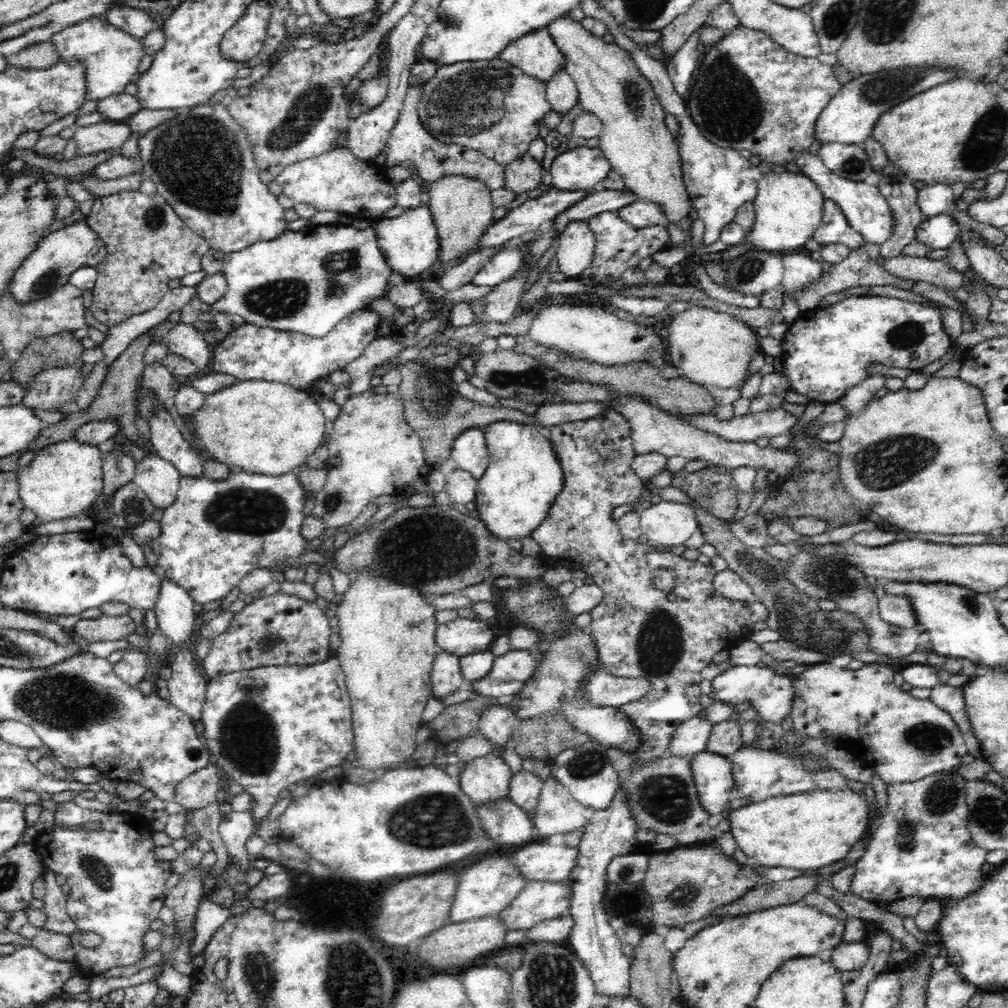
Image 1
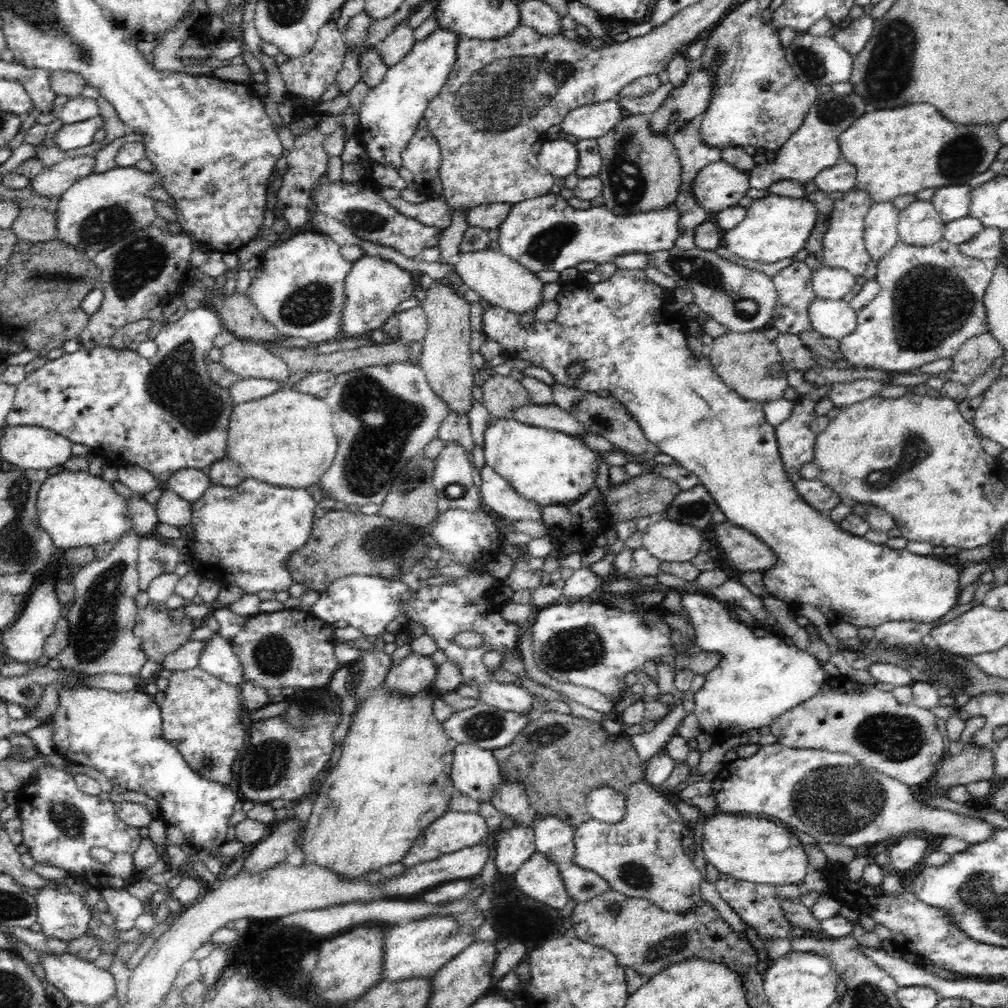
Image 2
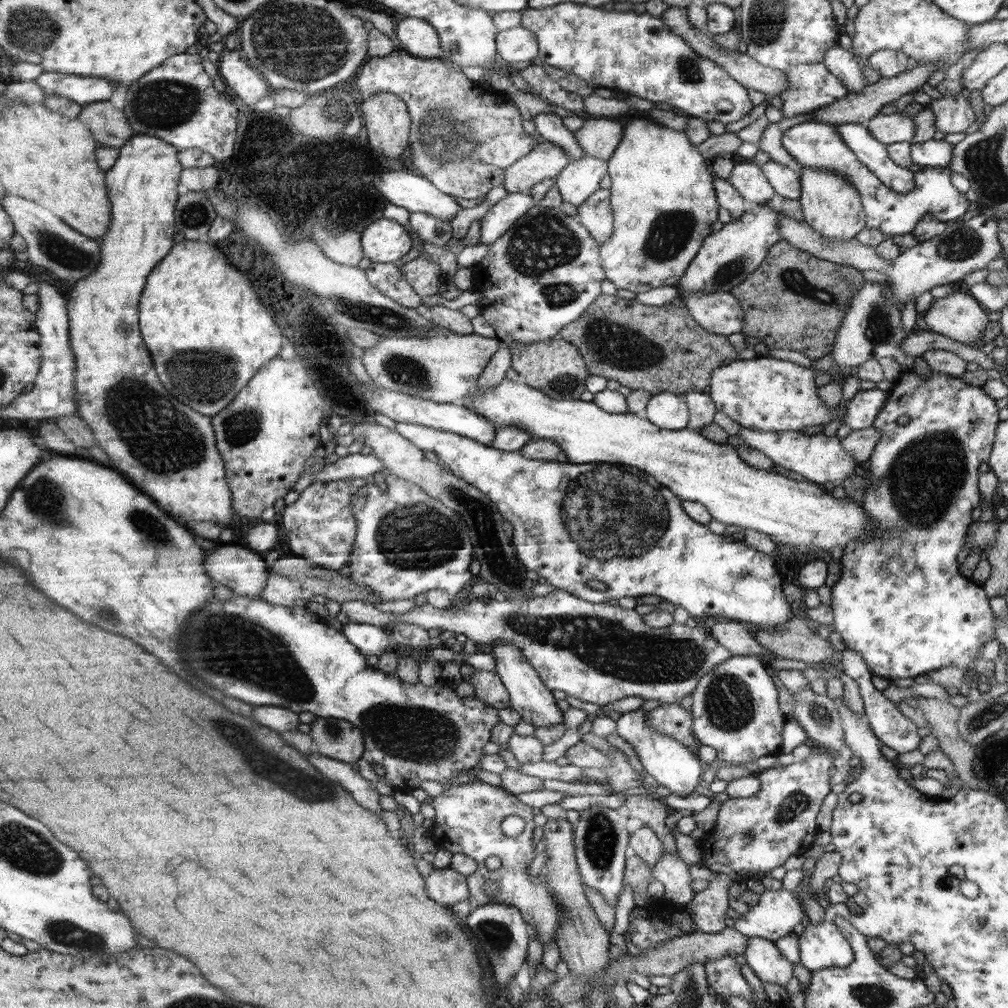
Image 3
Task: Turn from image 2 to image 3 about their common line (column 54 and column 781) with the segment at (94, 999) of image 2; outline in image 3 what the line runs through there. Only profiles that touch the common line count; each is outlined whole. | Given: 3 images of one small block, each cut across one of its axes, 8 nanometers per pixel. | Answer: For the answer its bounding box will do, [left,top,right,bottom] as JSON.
[744,937,794,987]

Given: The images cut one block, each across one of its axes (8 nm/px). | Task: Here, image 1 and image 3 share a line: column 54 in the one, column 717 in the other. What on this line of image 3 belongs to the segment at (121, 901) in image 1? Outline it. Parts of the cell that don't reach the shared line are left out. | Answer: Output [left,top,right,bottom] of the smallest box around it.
[698,750,833,882]

